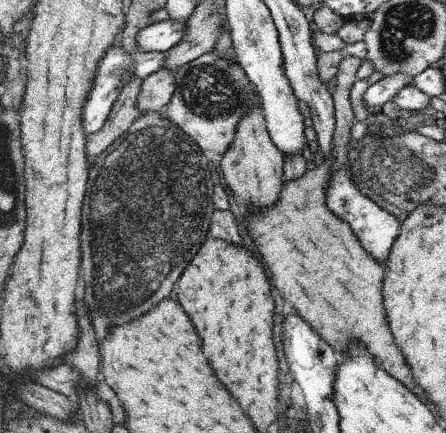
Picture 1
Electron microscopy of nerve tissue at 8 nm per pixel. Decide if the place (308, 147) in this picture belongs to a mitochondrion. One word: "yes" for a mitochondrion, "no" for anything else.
no

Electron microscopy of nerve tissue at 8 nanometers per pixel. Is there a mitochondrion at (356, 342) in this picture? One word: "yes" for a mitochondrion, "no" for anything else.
no

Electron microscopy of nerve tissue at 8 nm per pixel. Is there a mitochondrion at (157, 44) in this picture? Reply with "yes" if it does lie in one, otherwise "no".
no

